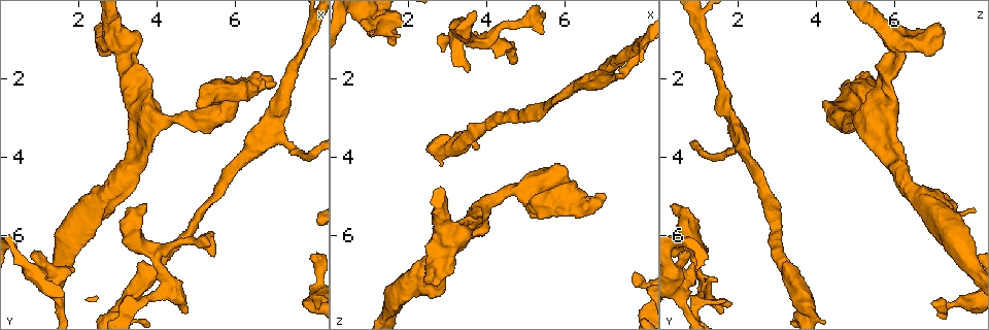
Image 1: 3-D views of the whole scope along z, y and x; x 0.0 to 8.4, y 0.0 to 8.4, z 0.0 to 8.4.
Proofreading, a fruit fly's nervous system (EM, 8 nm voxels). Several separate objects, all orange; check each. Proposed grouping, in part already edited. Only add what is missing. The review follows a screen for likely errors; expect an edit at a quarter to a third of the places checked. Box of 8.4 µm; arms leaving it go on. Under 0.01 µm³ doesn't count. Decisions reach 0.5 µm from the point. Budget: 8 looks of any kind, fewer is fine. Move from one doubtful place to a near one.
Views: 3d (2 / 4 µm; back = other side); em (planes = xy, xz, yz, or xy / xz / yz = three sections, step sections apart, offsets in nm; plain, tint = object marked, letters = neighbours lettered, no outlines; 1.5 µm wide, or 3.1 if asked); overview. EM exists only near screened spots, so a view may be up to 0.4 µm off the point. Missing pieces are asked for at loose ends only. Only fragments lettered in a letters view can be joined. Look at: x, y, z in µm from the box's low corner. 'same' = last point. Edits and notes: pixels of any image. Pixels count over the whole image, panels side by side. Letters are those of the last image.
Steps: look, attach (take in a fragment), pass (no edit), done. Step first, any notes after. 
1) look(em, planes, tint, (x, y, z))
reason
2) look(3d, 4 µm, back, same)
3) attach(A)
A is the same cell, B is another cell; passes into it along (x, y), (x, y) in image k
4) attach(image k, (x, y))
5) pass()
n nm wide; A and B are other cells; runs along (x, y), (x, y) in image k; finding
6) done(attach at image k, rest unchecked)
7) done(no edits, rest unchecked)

look(3d, 2 µm, (7.80, 7.70, 6.95))
free end

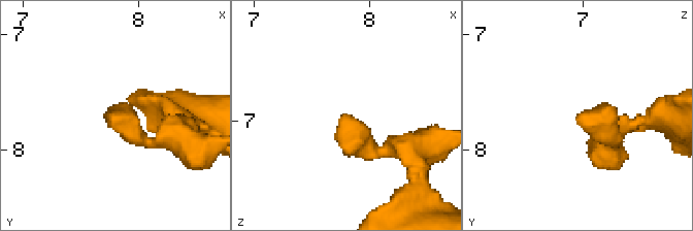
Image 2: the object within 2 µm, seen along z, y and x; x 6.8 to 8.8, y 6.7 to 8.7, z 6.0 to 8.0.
look(em, xy, step 8, tint, (7.80, 7.68, 6.92))
need the tissue

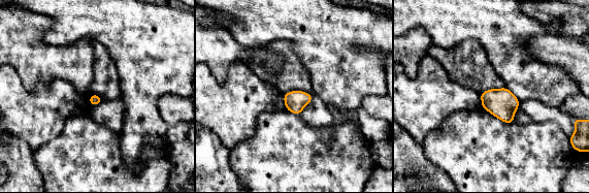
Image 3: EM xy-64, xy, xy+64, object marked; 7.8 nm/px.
look(em, yz, step 4, letters, same)

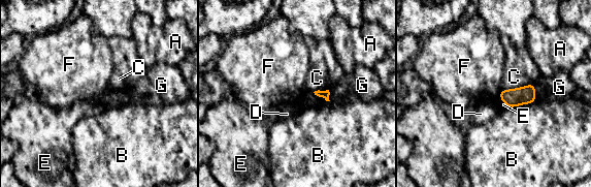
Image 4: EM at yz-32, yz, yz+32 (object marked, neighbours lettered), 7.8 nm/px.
pass()
A, B, C, D, E, F and G are other cells; border along (529, 83), (523, 87), (501, 90) in image 4; none of them fits

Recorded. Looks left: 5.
look(3d, 4 µm, (2.70, 5.25, 7.50))
stops while still wide

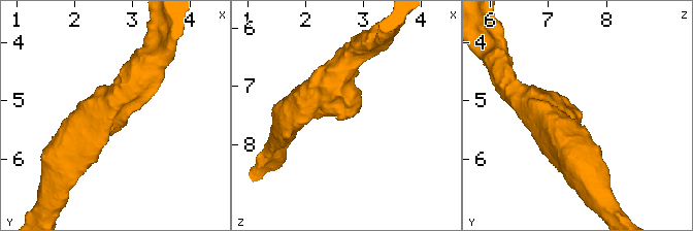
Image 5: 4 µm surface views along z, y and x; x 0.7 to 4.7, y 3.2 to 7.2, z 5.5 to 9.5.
look(em, yz, step 8, letters, (2.70, 5.25, 7.60))
now the EM

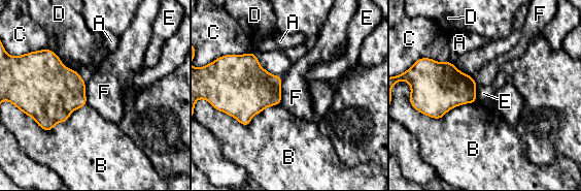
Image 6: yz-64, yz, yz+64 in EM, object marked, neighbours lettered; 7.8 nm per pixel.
look(em, planes, letters, same)
cut it another way

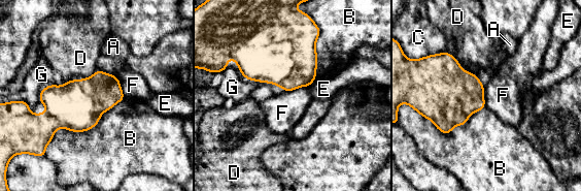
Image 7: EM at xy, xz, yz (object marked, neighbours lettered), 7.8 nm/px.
pass()
A, B, C, D, E, F and G are other cells; no lettered fragment goes on from it

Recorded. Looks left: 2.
look(em, planes, letters, (3.50, 7.80, 1.80))
free end

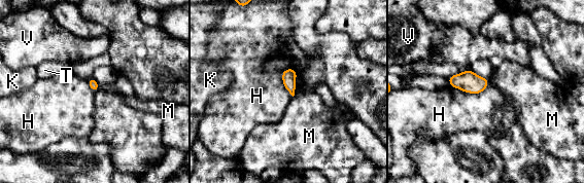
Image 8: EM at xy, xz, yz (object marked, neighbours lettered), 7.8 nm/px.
pass()
H touches over 300 nm; H, K, M, T and V are other cells; no lettered fragment goes on from it

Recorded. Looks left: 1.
done(no edits, rest unchecked)

